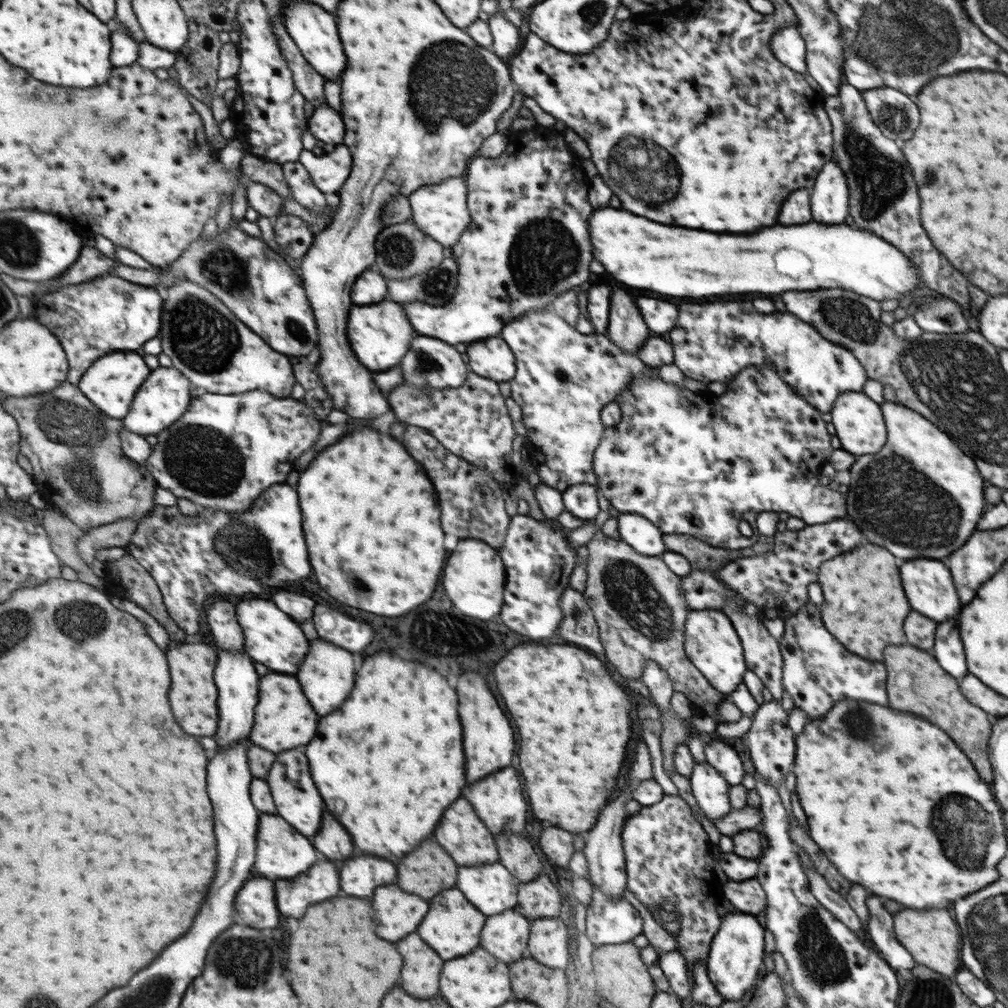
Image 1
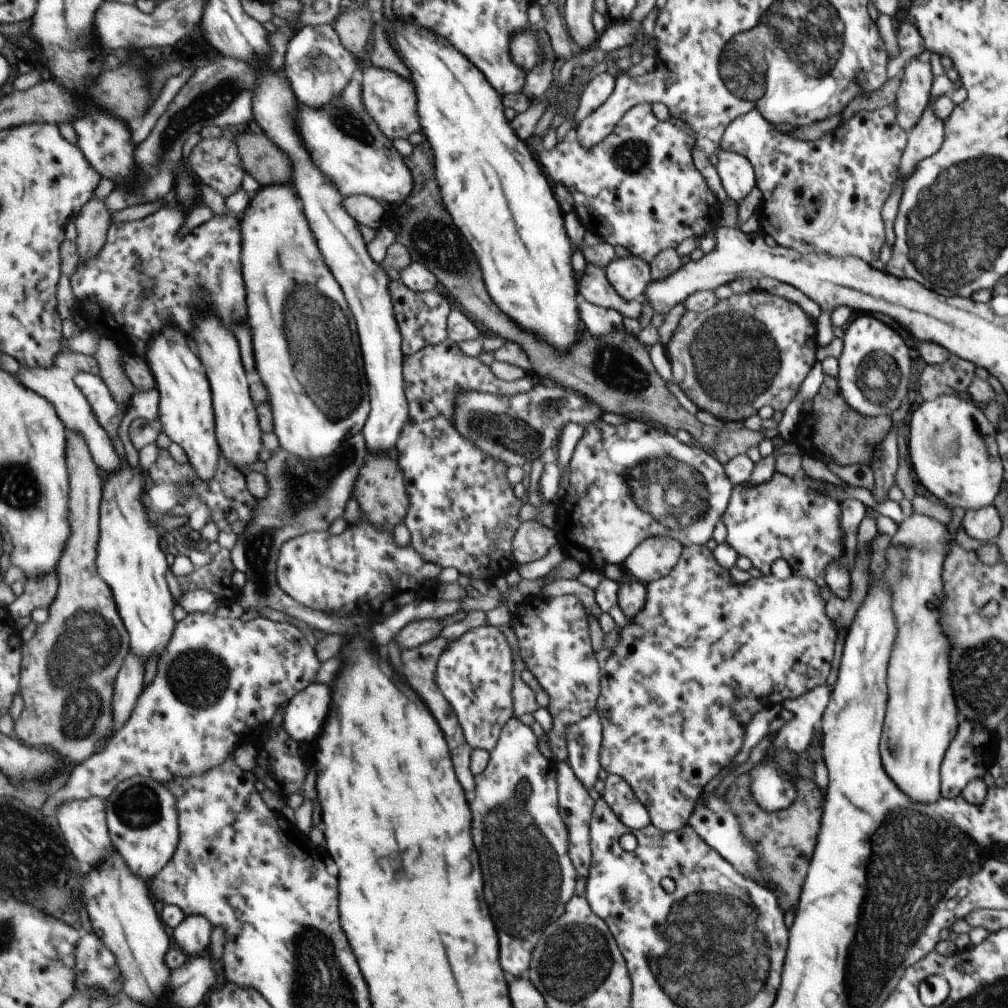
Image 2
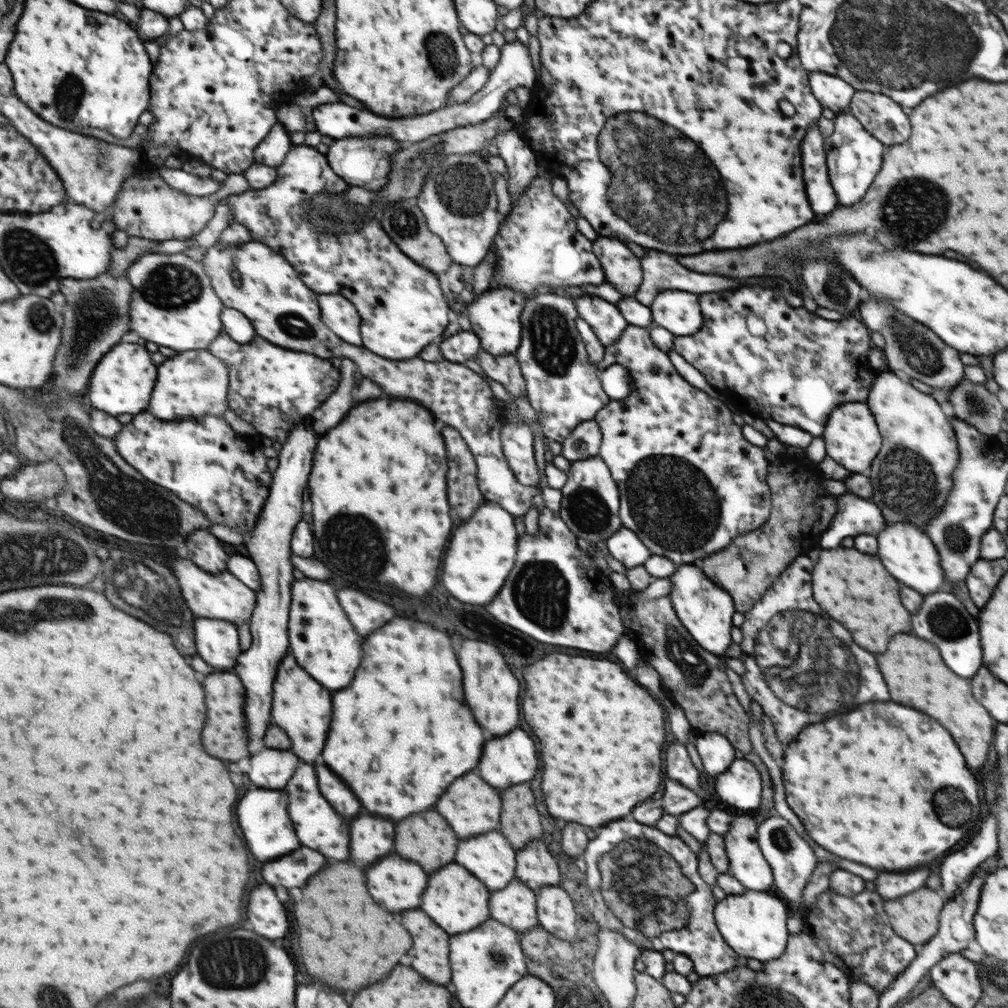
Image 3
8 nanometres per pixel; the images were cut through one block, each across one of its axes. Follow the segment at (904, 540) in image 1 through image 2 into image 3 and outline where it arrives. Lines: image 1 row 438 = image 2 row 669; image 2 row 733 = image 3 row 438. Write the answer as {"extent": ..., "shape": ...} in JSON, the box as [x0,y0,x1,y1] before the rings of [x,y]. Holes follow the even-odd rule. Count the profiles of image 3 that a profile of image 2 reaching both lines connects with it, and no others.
{"extent":[867,368,959,530],"shape":[[[881,368],[877,380],[873,380],[867,398],[867,406],[873,408],[885,442],[885,448],[881,446],[881,456],[873,460],[873,472],[869,472],[869,502],[879,506],[885,526],[905,522],[925,530],[929,522],[941,514],[953,490],[953,470],[959,464],[953,424],[929,394],[921,394],[905,378],[885,368]]]}

